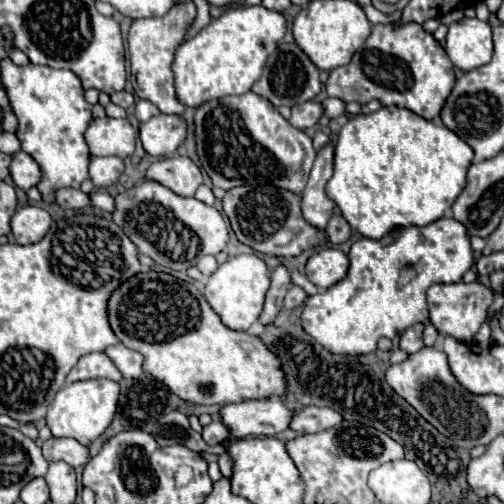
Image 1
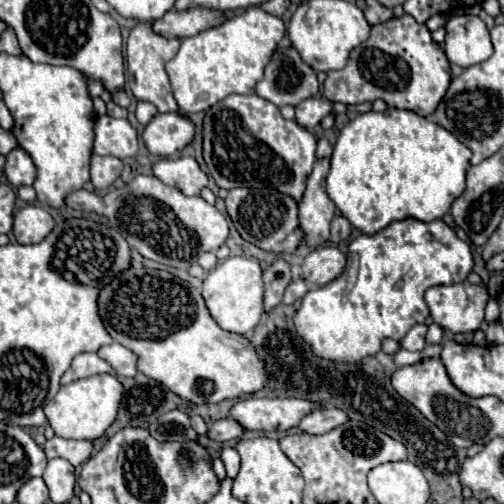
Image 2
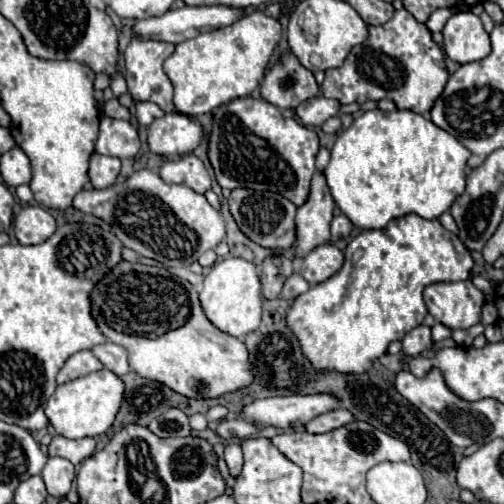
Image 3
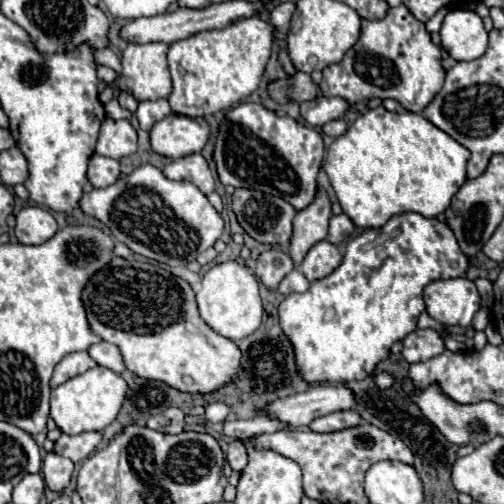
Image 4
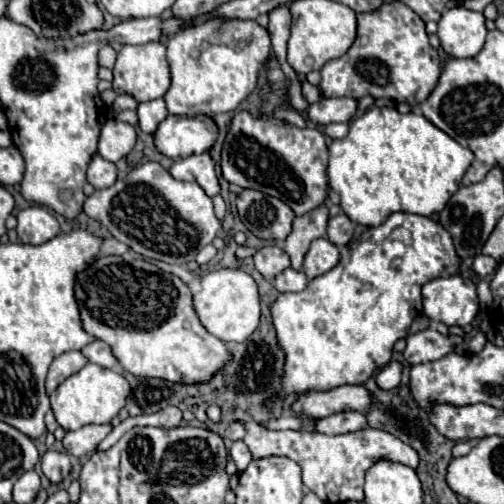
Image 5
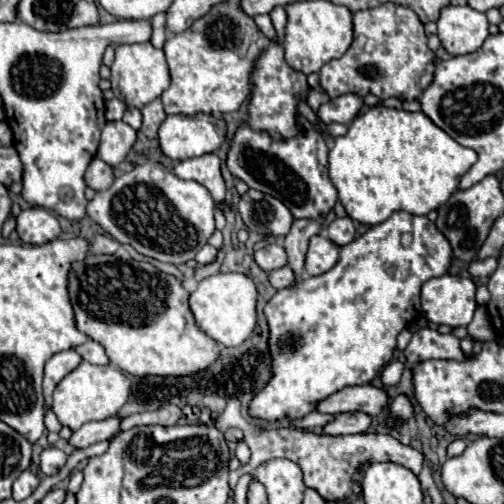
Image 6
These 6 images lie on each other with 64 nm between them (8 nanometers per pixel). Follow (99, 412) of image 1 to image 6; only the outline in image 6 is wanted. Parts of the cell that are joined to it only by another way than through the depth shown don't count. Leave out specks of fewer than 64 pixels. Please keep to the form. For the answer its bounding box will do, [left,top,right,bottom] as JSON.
[52,362,130,430]

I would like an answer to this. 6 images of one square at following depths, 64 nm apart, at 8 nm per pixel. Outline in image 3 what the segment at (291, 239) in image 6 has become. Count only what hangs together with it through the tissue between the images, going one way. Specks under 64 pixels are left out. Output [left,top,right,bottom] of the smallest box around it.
[296,172,334,258]

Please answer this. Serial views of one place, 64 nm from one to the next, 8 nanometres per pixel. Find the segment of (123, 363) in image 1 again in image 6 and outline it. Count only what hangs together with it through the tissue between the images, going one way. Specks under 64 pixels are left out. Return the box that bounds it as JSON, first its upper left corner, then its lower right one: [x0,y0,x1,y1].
[74,340,108,364]

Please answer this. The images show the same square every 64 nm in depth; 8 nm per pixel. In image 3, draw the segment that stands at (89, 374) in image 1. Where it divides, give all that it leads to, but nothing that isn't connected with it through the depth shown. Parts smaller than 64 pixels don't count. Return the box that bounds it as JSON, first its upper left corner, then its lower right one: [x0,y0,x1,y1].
[56,350,104,384]

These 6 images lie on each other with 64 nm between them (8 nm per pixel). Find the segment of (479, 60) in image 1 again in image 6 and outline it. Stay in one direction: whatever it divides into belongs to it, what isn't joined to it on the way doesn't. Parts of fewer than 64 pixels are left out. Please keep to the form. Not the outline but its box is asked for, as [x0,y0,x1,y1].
[436,6,488,56]

